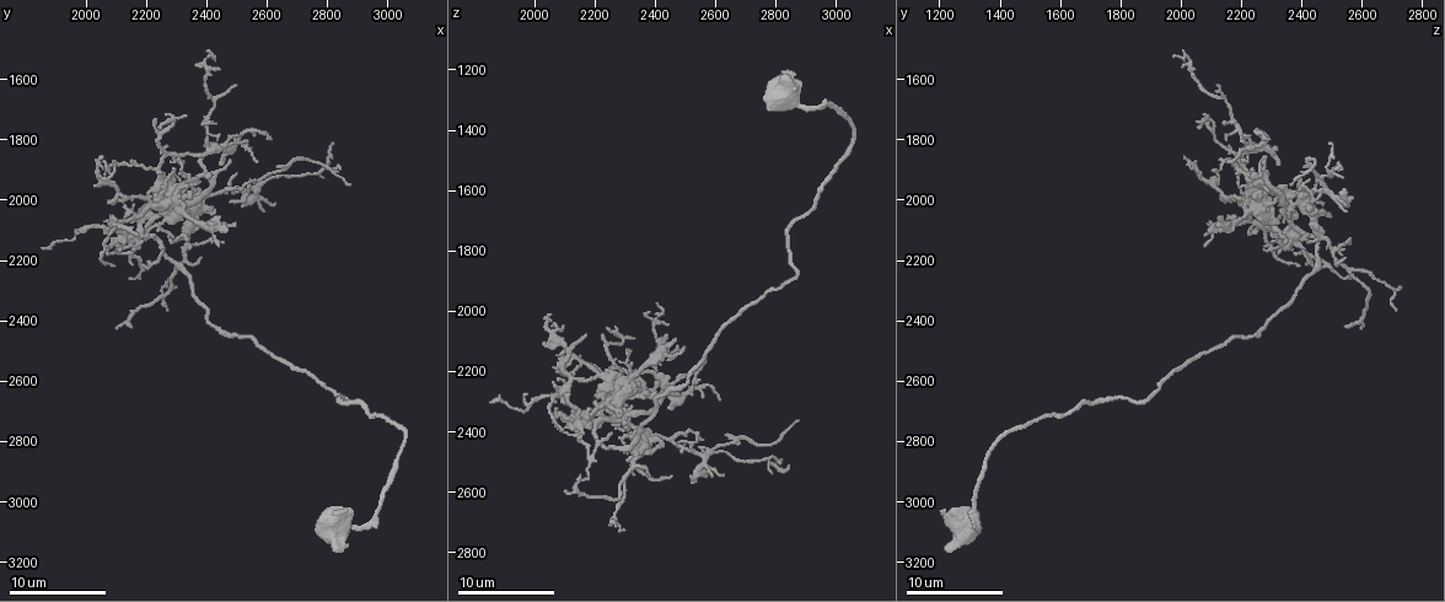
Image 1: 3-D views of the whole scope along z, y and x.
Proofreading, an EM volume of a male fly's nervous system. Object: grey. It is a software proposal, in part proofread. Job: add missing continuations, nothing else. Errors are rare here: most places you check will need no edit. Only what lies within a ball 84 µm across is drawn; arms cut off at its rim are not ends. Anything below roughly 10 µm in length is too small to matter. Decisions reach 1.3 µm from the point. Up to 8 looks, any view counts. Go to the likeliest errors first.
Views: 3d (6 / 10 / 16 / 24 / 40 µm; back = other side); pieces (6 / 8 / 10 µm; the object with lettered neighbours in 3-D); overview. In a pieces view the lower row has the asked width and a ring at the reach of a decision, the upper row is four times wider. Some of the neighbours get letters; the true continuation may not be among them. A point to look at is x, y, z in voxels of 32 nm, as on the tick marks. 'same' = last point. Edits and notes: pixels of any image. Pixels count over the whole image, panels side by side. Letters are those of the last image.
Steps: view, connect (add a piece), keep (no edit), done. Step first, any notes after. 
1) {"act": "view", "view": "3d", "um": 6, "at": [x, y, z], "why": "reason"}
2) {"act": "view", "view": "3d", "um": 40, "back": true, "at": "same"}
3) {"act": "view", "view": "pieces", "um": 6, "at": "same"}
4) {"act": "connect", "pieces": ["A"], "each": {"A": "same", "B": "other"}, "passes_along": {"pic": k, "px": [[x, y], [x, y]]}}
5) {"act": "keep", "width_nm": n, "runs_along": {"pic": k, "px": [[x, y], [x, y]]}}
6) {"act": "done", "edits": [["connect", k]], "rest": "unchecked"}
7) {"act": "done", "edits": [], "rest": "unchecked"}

{"act": "view", "view": "3d", "um": 10, "at": [2110, 2170, 2280], "why": "tapers out"}

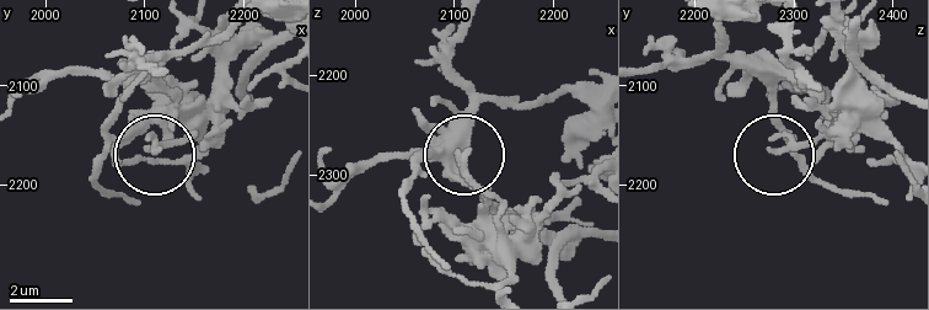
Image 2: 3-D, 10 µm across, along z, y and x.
{"act": "view", "view": "pieces", "um": 10, "at": "same"}

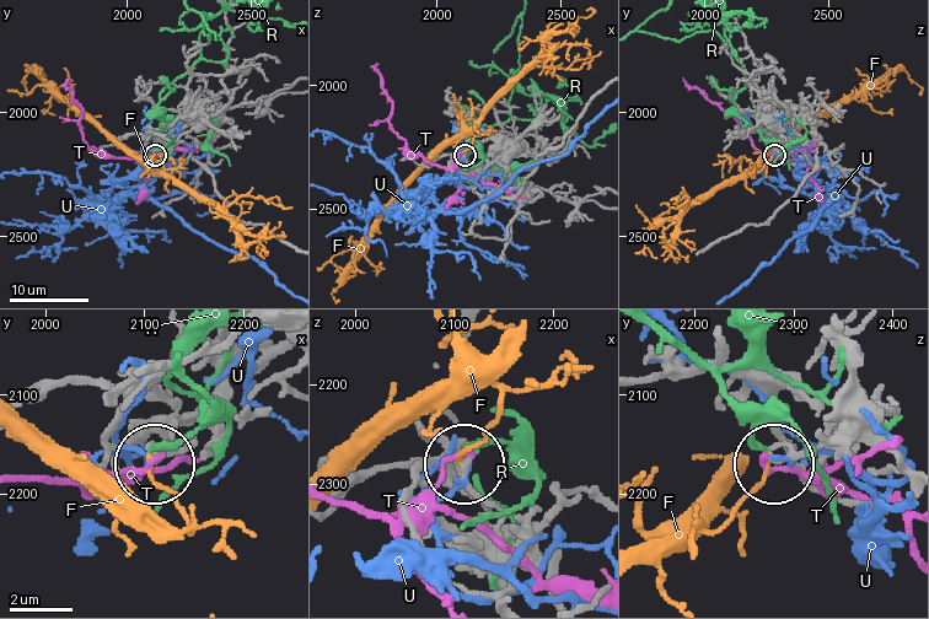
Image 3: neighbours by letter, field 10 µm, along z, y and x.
{"act": "keep", "each": {"F": "other", "R": "other", "T": "other", "U": "other"}, "found": "no lettered piece goes on from it"}

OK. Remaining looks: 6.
{"act": "view", "view": "pieces", "um": 8, "at": [2160, 2420, 2550], "why": "end of a long branch"}

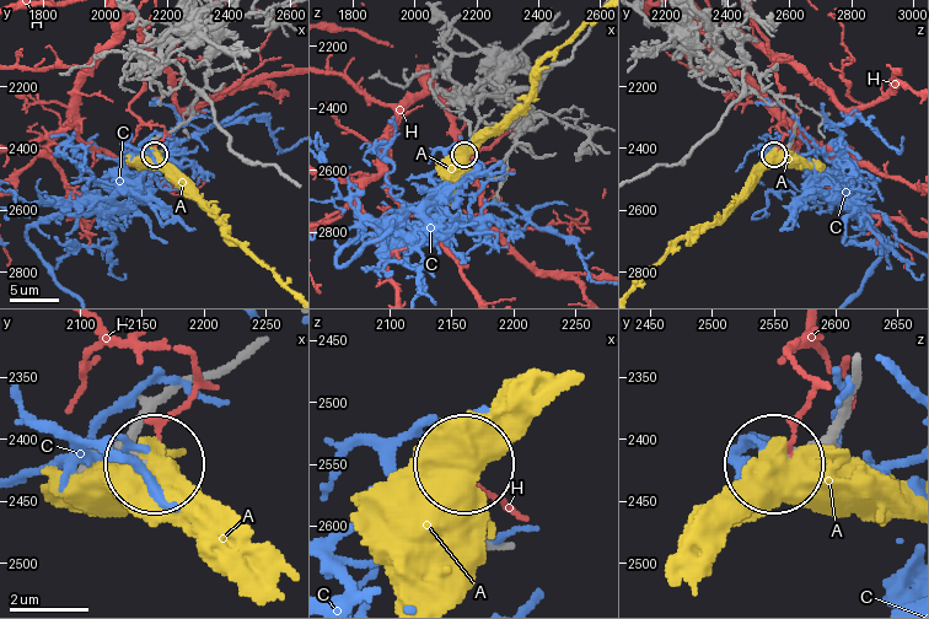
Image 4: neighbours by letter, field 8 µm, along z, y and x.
{"act": "keep", "width_nm": 200, "each": {"A": "other", "C": "other", "H": "other"}, "found": "none of them fits"}

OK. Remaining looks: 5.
{"act": "view", "view": "3d", "um": 10, "at": [2170, 2110, 2080], "why": "an open end"}

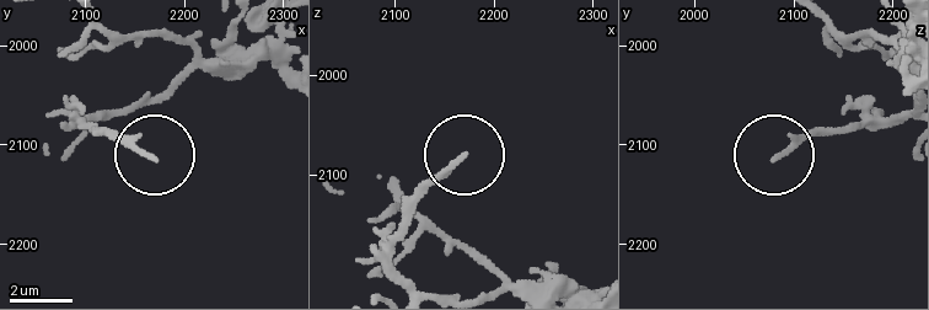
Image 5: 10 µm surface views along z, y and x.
{"act": "view", "view": "pieces", "um": 8, "at": [2166, 2112, 2084], "why": "what lies round it"}

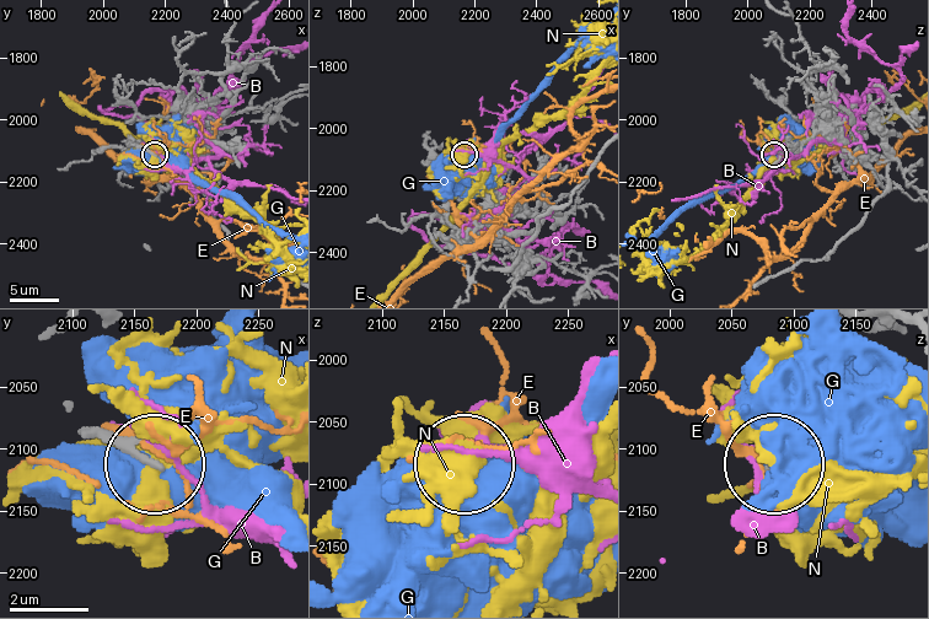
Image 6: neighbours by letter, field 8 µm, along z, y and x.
{"act": "keep", "each": {"B": "other", "E": "other", "G": "other", "N": "other"}, "found": "no lettered piece goes on from it"}

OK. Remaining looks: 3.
{"act": "view", "view": "pieces", "um": 6, "at": [2260, 2360, 2710], "why": "tapers out"}

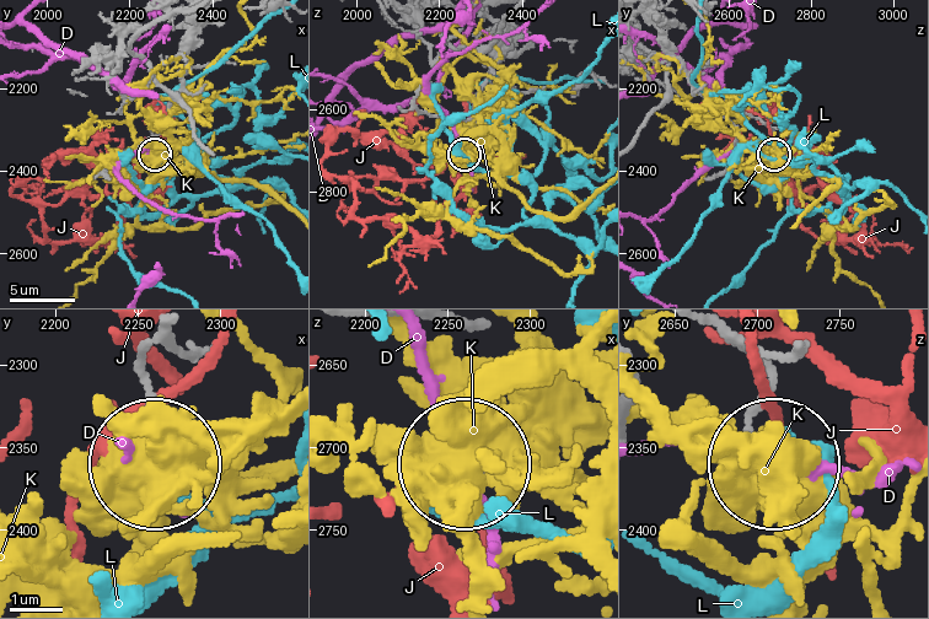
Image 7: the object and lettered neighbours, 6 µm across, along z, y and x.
{"act": "keep", "each": {"D": "other", "J": "other", "K": "other", "L": "other"}, "found": "none of them fits"}

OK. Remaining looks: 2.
{"act": "done", "edits": [], "rest": "unchecked"}

